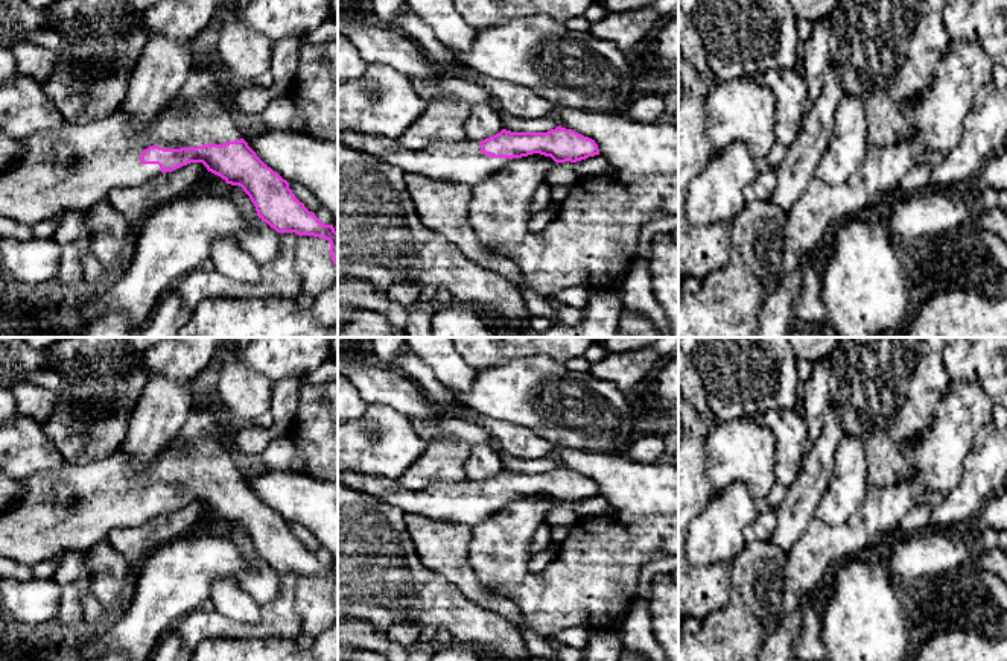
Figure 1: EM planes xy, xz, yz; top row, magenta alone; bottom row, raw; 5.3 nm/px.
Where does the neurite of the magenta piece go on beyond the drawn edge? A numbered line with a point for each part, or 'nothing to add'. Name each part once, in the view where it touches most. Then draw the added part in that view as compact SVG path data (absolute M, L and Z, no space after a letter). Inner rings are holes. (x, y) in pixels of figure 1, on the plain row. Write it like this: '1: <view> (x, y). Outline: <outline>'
1: xy (40, 525). Outline: M193 410L176 439L148 470L131 471L128 457L117 450L100 460L65 463L53 482L40 476L23 480L24 492L0 514L0 558L33 567L62 552L85 552L105 541L113 529L140 526L163 514L158 504L140 501L149 486L181 489L240 480L240 470L221 439L224 429L211 410Z

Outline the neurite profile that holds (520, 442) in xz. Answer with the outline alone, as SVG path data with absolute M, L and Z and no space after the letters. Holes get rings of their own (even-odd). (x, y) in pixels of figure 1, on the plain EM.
M456 403L456 410L465 415L465 421L485 429L500 447L514 457L525 460L538 460L552 453L554 444L540 438L526 427L508 425L488 419Z

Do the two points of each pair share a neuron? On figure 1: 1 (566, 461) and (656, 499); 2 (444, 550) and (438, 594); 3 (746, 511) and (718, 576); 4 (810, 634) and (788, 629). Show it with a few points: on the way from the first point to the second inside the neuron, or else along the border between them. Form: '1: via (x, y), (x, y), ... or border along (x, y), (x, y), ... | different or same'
1: via (589, 464), (613, 473), (624, 483), (633, 487) | same
2: border along (416, 552), (429, 569), (443, 575), (470, 597) | different
3: border along (730, 562), (694, 566) | different
4: border along (799, 605), (802, 628), (791, 645) | different

